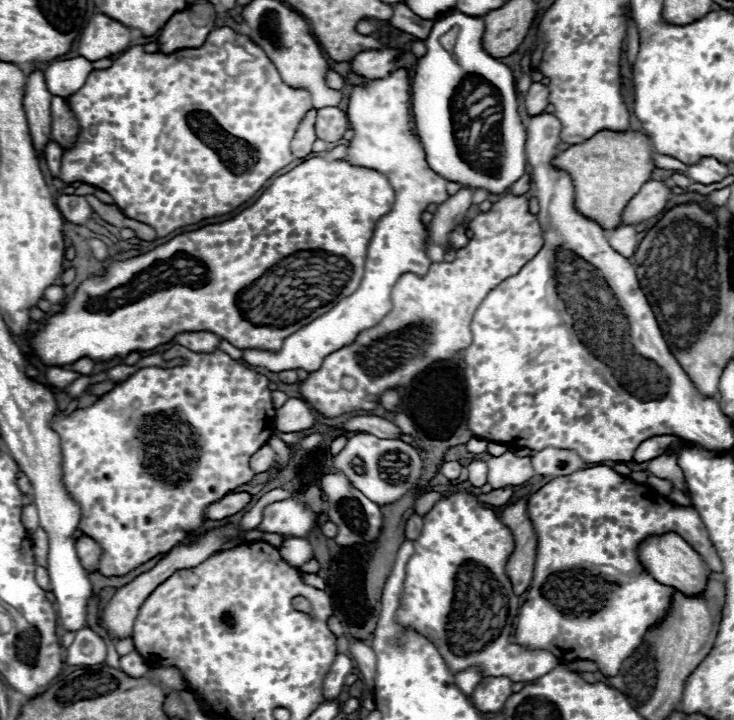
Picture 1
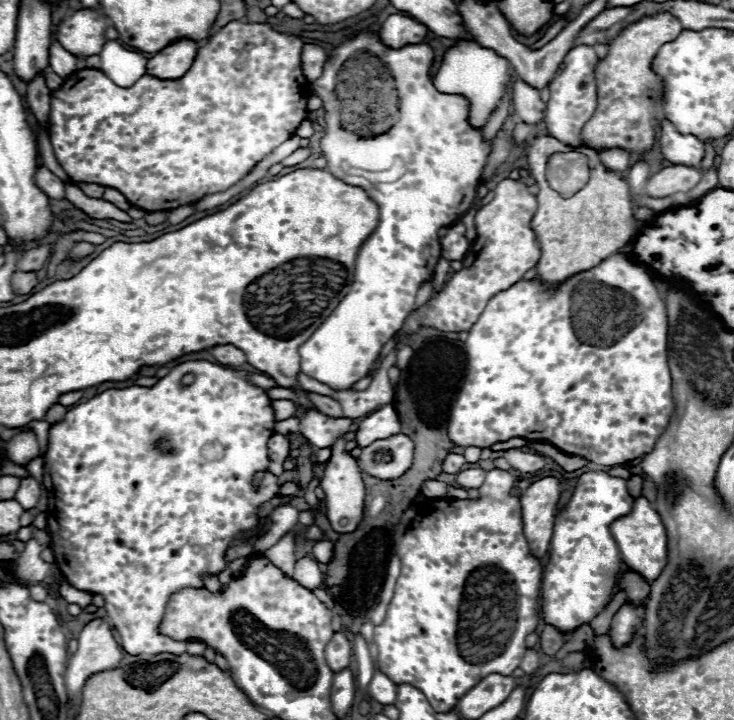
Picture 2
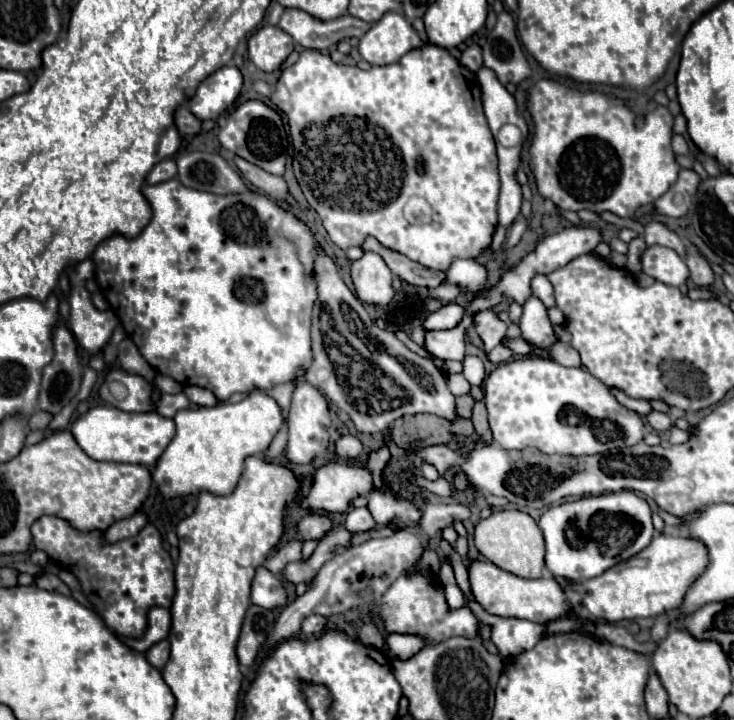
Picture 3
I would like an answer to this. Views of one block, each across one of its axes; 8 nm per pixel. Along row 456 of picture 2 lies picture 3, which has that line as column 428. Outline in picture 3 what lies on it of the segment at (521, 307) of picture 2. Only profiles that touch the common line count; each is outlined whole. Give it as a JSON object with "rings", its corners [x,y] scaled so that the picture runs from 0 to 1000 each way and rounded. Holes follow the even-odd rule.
{"rings":[[[548,797],[520,828],[515,856],[520,861],[520,869],[529,878],[542,878],[542,881],[569,881],[583,886],[583,892],[602,892],[613,883],[635,883],[635,886],[649,886],[654,875],[654,864],[649,856],[640,850],[638,842],[627,847],[613,847],[605,831],[605,822],[597,811],[589,811],[580,800],[556,800]]]}

